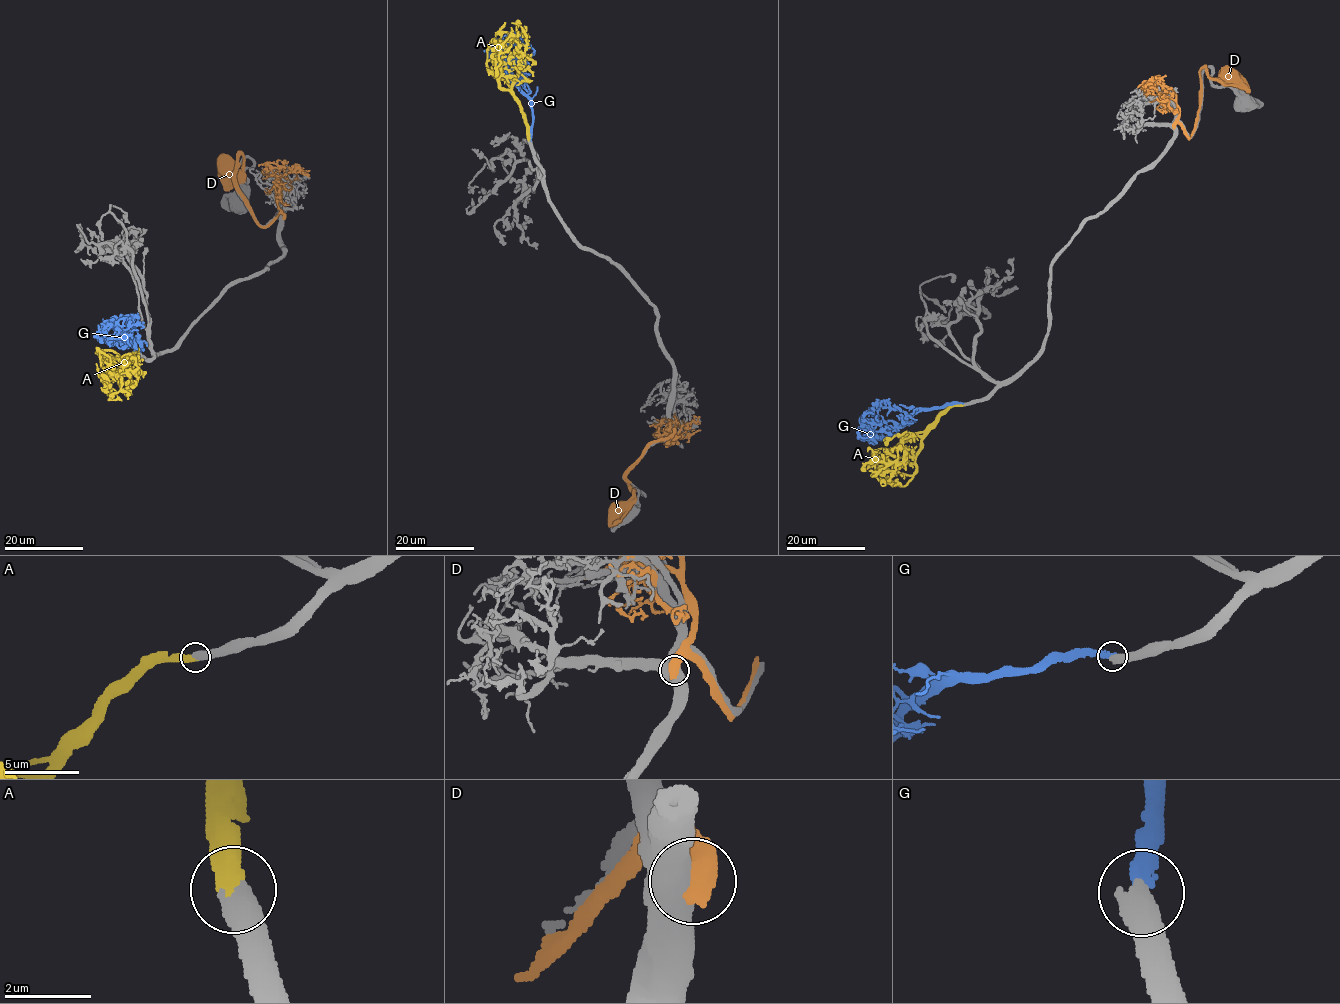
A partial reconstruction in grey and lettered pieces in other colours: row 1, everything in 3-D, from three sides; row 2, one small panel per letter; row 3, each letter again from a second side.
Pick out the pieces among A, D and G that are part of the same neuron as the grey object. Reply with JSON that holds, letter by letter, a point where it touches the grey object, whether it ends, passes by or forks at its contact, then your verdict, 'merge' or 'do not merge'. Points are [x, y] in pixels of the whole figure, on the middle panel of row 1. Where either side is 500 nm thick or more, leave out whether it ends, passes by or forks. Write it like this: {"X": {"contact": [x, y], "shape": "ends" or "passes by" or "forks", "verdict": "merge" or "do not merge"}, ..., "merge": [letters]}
{"A": {"contact": [529, 139], "verdict": "merge"}, "D": {"contact": [673, 430], "verdict": "do not merge"}, "G": {"contact": [530, 140], "shape": "ends", "verdict": "do not merge"}, "merge": ["A"]}

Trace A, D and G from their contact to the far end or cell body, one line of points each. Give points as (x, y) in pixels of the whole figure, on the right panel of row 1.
A: (962, 404), (946, 407), (922, 436), (903, 437), (904, 459), (894, 463), (875, 459), (866, 463), (865, 471)
D: (1173, 126), (1178, 124), (1189, 138), (1194, 131), (1202, 69), (1210, 77), (1244, 85), (1250, 92)
G: (962, 403), (912, 413), (892, 435), (861, 440), (858, 433), (866, 430)

